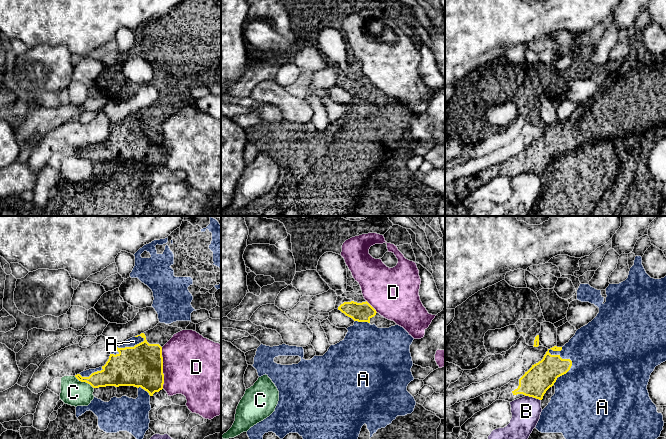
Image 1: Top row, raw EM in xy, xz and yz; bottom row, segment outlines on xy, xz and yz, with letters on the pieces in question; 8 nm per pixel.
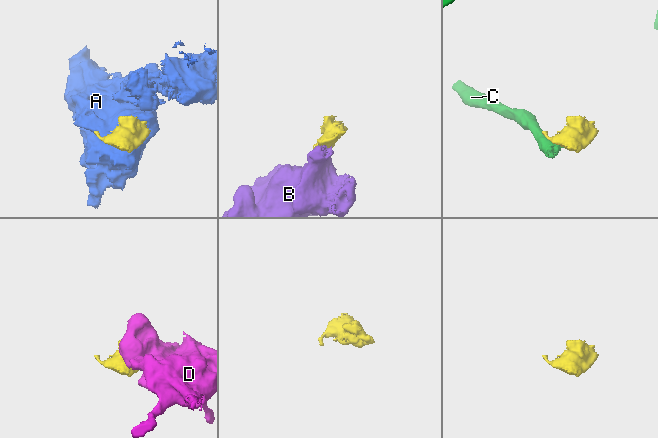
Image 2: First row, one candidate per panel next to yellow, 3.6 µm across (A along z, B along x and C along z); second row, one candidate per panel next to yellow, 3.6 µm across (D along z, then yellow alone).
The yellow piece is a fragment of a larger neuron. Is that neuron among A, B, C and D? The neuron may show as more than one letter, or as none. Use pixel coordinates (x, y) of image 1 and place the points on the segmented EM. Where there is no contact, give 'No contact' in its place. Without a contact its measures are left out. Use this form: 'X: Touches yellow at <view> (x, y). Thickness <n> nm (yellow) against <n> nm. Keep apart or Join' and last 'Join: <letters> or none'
A: Touches yellow at yz (565, 359). Thickness 220 nm (yellow) against 420 nm. Join
B: Touches yellow at yz (533, 397). Thickness 220 nm (yellow) against 240 nm. Keep apart
C: Touches yellow at xy (84, 381). Thickness 200 nm (yellow) against 200 nm. Keep apart
D: Touches yellow at xy (162, 368). Thickness 340 nm (yellow) against 480 nm. Keep apart
Join: A

